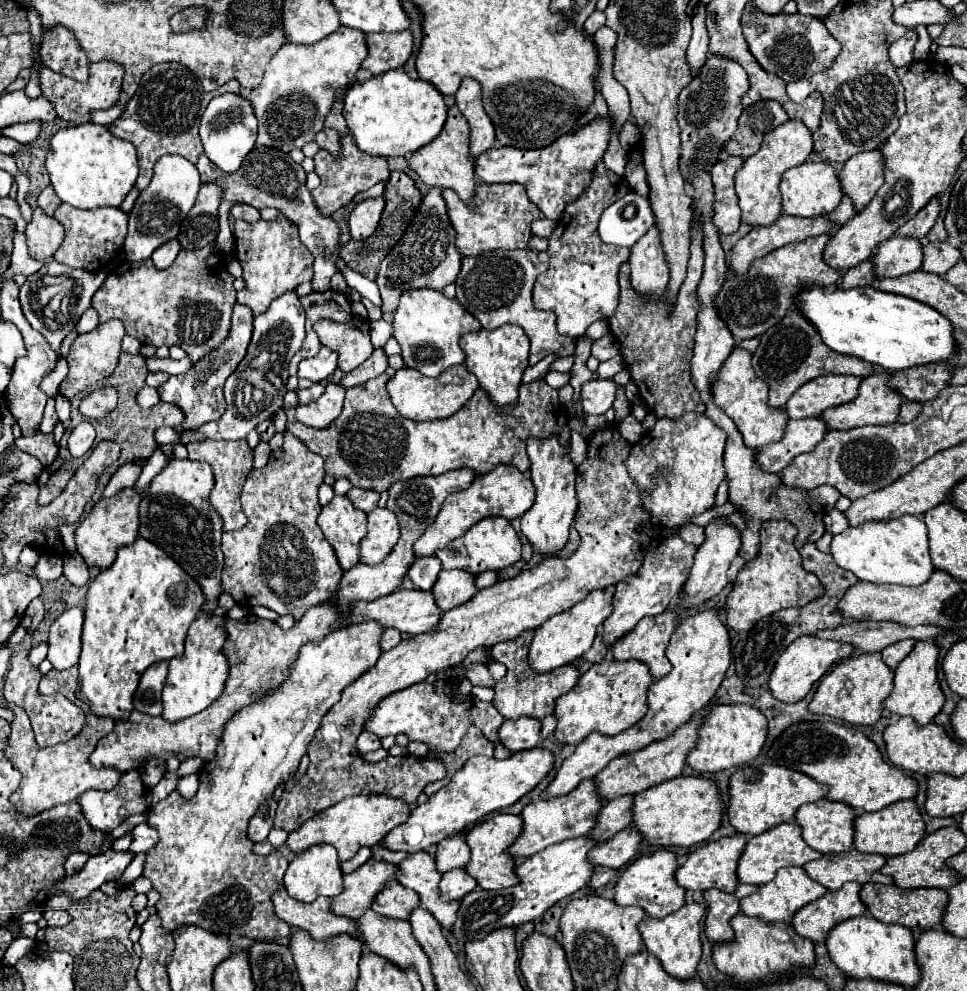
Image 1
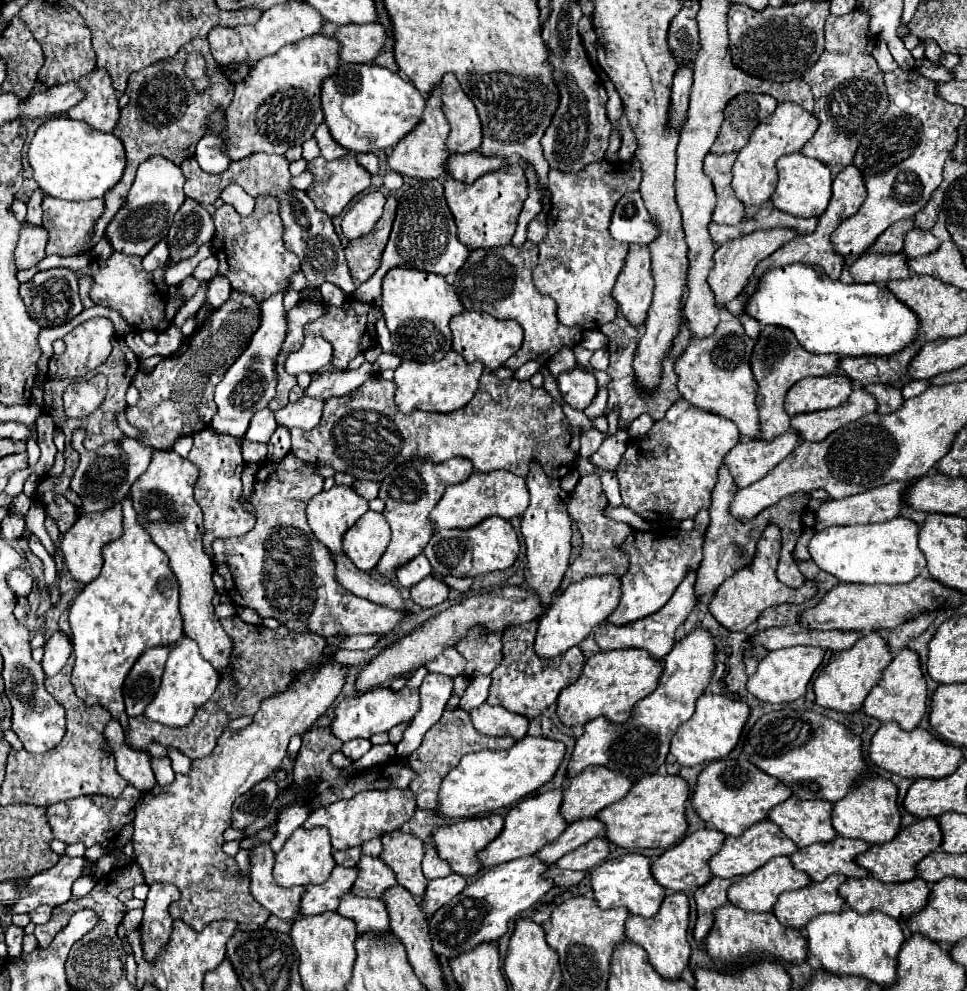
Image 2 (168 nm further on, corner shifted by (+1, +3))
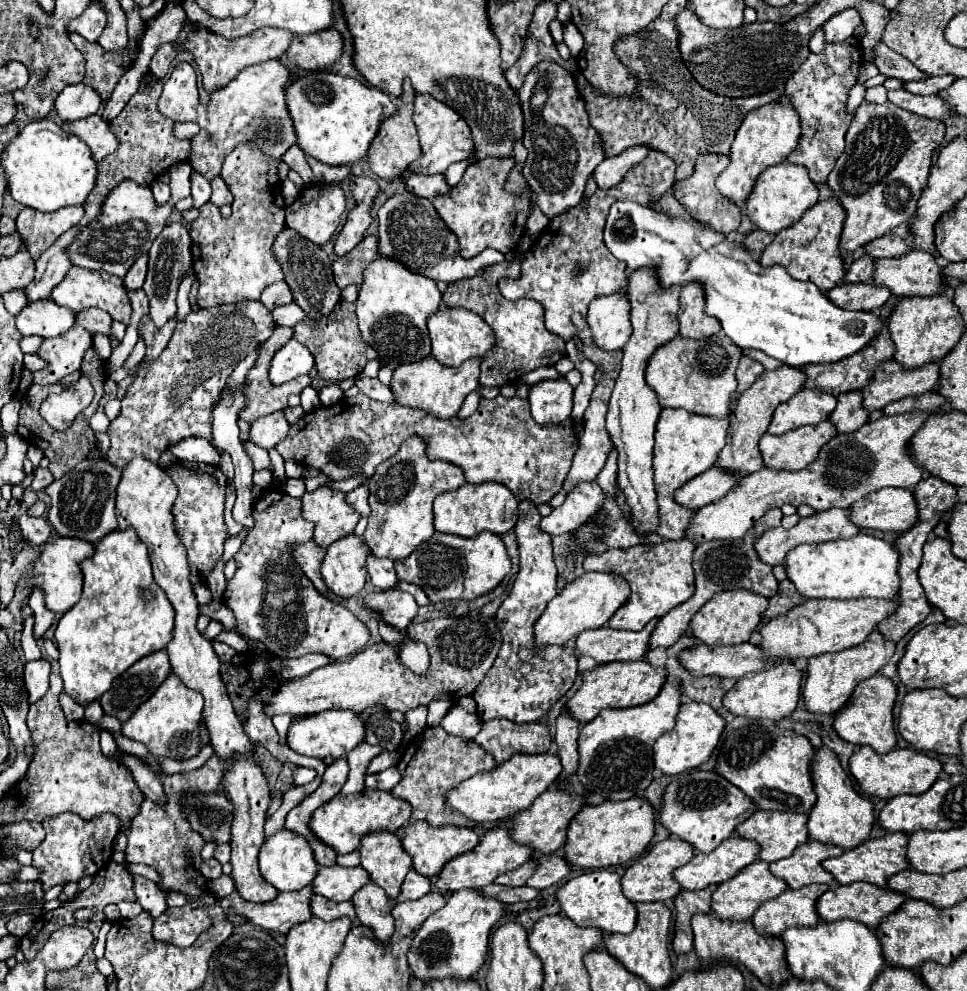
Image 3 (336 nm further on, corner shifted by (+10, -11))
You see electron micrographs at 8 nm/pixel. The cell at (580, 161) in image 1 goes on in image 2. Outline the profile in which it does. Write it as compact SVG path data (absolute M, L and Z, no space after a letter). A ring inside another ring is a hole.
M479 152L469 154L451 154L445 162L445 170L451 178L471 184L477 180L477 176L483 176L485 172L493 172L493 168L501 168L505 160L501 158L485 158Z

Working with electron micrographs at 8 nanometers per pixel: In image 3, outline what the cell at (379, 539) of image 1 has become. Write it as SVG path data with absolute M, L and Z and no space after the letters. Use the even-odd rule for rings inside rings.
M348 534L330 544L320 574L336 596L350 598L364 588L368 576L368 552L368 544L356 534Z

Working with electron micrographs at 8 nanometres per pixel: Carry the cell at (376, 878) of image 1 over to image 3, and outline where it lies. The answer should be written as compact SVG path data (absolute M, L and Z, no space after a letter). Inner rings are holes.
M306 886L296 892L280 892L276 900L266 904L248 902L240 898L238 892L234 890L230 896L222 898L220 904L226 914L242 914L252 924L264 930L288 934L288 930L294 924L302 924L312 918L312 908L310 908L312 898L314 898L312 886Z

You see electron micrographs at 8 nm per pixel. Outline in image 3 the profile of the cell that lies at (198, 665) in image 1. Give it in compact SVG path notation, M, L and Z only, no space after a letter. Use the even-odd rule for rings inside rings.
M170 674L162 686L136 710L136 714L122 722L122 734L130 740L138 740L148 746L154 756L168 756L174 760L186 760L198 754L198 722L202 720L204 698L198 690L188 690L176 674Z

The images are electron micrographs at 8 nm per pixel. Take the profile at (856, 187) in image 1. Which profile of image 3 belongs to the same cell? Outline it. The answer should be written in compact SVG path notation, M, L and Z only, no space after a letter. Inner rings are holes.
M834 198L818 202L794 226L776 234L774 242L764 250L760 264L762 266L780 264L788 270L792 278L814 282L822 292L832 290L844 278L844 264L838 258L840 256L838 242L840 242L840 234L844 228L844 218L846 218L846 210Z

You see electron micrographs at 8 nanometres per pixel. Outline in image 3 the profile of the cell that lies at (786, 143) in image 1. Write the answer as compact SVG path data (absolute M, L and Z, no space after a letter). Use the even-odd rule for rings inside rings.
M764 104L756 110L752 110L736 132L736 138L734 138L732 150L730 150L730 164L716 180L718 190L728 200L732 200L740 208L744 208L744 202L752 190L752 184L760 176L760 172L772 164L784 162L788 158L788 154L792 150L796 150L798 140L800 140L800 122L798 122L798 114L792 106Z

